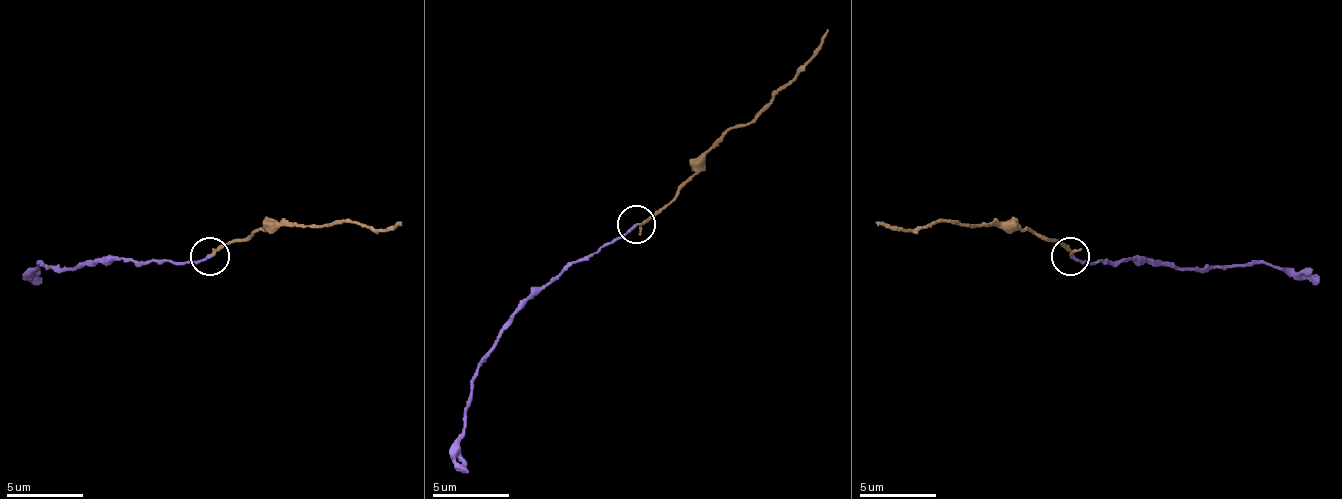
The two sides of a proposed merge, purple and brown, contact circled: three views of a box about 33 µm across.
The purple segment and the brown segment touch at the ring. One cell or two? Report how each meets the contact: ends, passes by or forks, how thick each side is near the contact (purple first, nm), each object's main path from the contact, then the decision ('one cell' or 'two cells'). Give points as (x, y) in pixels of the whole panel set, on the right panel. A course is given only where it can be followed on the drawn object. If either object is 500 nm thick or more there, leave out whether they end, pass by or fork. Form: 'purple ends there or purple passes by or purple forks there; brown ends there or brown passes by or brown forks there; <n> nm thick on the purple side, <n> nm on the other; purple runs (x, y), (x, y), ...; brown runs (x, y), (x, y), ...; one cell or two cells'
purple ends there; brown ends there; 150 nm thick on the purple side, 190 nm on the other; purple runs (1069, 257), (1161, 261), (1215, 269), (1279, 265), (1306, 272), (1318, 284); brown runs (1069, 257), (1058, 242), (1031, 230), (955, 223), (901, 230), (874, 223); one cell

